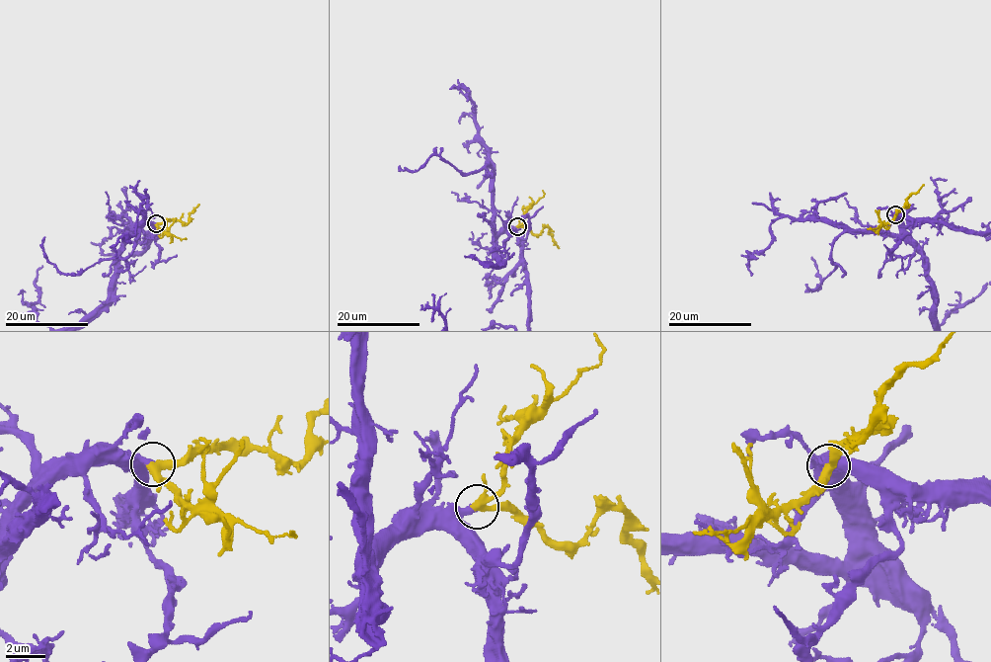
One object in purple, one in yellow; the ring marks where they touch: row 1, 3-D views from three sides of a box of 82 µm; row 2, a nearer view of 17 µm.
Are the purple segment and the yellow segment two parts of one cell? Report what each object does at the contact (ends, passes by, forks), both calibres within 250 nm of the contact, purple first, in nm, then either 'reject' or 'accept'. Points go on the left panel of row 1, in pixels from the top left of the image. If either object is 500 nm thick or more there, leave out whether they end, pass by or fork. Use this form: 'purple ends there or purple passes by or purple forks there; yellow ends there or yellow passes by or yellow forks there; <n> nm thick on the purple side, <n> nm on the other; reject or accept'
purple ends there; yellow forks there; 320 nm thick on the purple side, 320 nm on the other; accept

